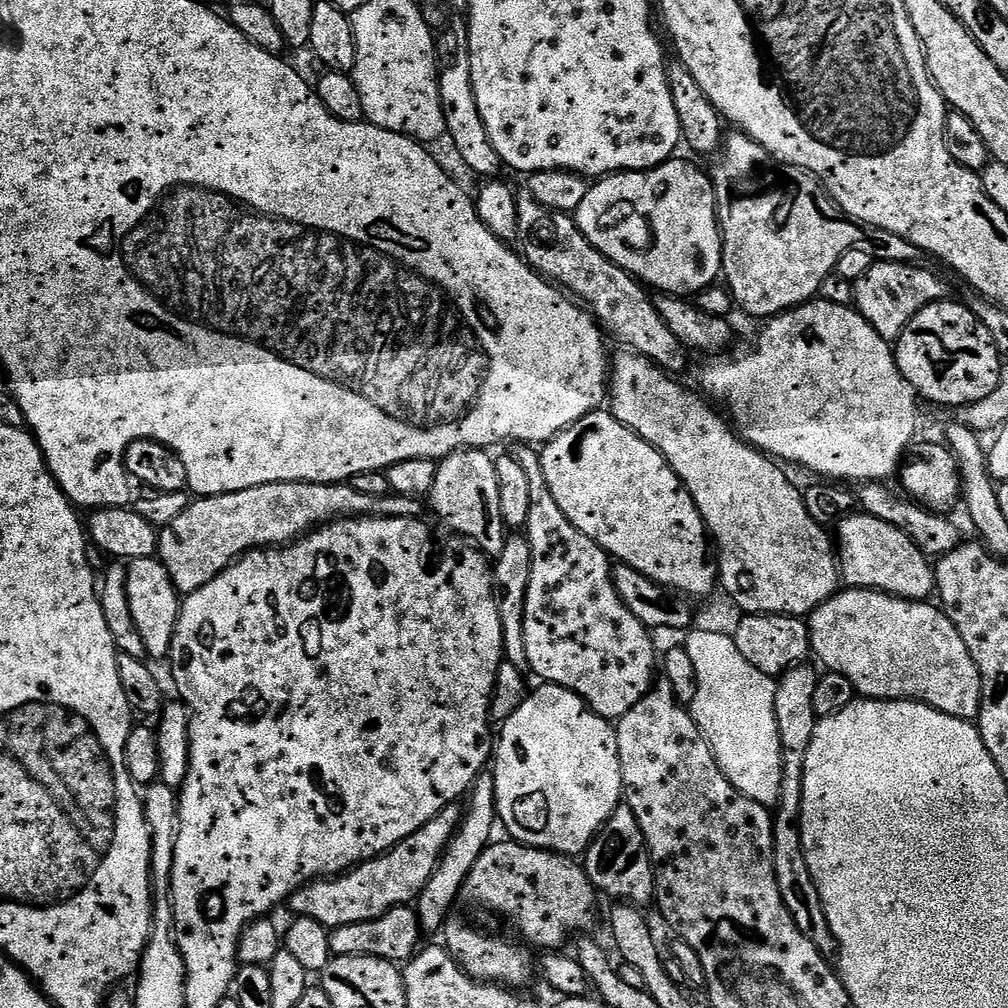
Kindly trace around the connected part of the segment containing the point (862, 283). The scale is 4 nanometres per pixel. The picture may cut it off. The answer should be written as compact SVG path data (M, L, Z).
M874 262L861 280L855 281L856 298L854 307L882 339L895 342L906 330L910 318L926 306L945 299L944 284L928 268L916 264L881 264Z

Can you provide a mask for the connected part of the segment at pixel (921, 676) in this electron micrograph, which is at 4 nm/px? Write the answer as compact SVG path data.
M845 587L843 590L837 591L836 595L829 600L823 600L807 617L806 623L812 643L811 651L814 656L817 656L825 664L824 668L827 671L837 672L848 678L861 697L869 700L917 700L919 704L925 704L942 714L950 714L954 718L975 721L979 717L980 699L982 698L980 671L974 662L974 658L970 658L970 650L966 650L966 642L962 642L962 634L958 634L954 622L950 622L950 618L943 608L935 603L923 600L903 600L897 596L890 596L886 592L878 592L874 588Z

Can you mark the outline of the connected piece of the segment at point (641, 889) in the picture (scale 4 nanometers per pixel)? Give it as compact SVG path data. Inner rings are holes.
M628 804L610 814L610 818L602 826L602 830L592 839L592 844L582 856L582 867L590 878L592 887L597 893L613 896L613 901L631 904L633 906L651 905L656 894L656 872L652 869L652 855L648 852L648 843L642 834L642 826L638 826L638 818L634 818L634 810Z

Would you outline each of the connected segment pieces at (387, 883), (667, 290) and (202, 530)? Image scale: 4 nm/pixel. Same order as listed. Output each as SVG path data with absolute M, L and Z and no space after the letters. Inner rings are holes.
M449 804L433 820L426 822L426 826L395 844L388 852L357 864L338 876L317 878L305 884L286 901L287 907L292 907L291 915L314 918L314 922L331 930L338 926L350 926L354 922L370 922L392 908L411 905L428 885L428 879L434 874L444 847L460 827L461 819L461 805Z
M680 159L667 160L665 164L659 164L656 168L649 168L647 172L614 172L610 176L597 179L589 187L586 198L582 198L582 202L574 214L574 219L576 225L582 230L582 234L586 234L590 246L594 246L594 250L598 250L603 256L610 258L610 262L614 262L619 268L626 270L631 276L635 276L641 284L652 290L657 288L655 291L660 294L692 298L695 297L695 292L710 287L721 275L724 266L722 262L722 238L720 237L720 219L716 213L716 195L714 194L711 175L707 171L703 172L702 169L695 168L690 161Z
M348 482L342 484L263 484L262 486L254 486L250 490L238 490L230 494L222 494L221 496L205 496L196 498L189 503L186 510L182 510L182 514L178 514L178 518L174 518L174 522L163 525L158 532L158 558L166 566L166 570L170 574L170 578L174 582L177 592L187 594L194 590L202 590L202 586L206 586L206 582L210 582L214 578L218 578L218 574L222 574L229 566L236 563L246 552L253 550L268 550L273 546L287 546L302 536L307 536L313 528L319 528L337 518L351 518L354 516L377 516L378 518L402 518L403 516L416 516L419 513L421 501L410 496L398 496L395 494L358 494L358 490L352 489Z

